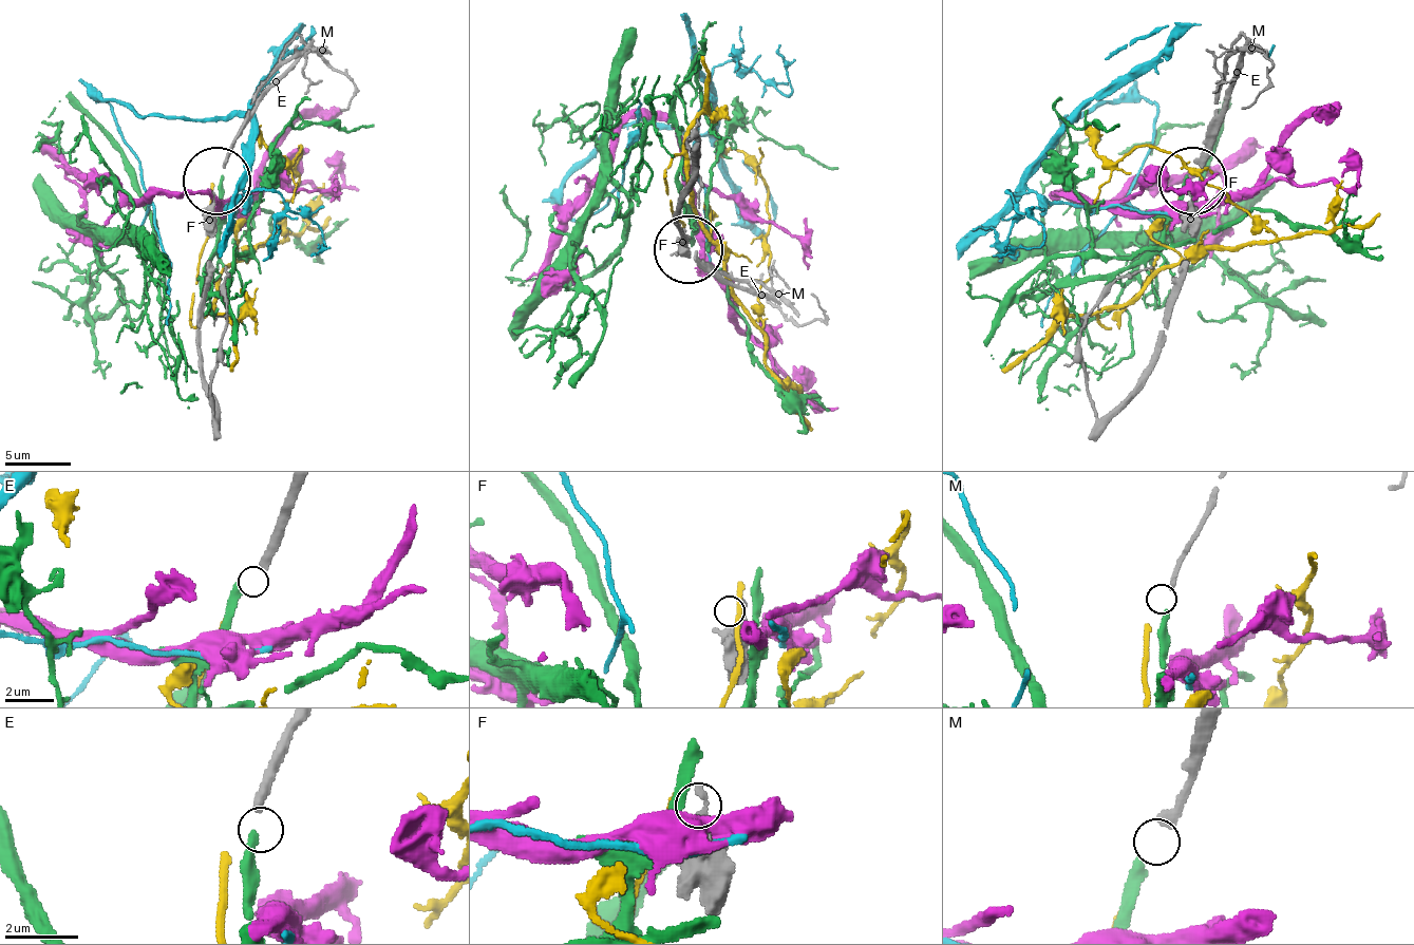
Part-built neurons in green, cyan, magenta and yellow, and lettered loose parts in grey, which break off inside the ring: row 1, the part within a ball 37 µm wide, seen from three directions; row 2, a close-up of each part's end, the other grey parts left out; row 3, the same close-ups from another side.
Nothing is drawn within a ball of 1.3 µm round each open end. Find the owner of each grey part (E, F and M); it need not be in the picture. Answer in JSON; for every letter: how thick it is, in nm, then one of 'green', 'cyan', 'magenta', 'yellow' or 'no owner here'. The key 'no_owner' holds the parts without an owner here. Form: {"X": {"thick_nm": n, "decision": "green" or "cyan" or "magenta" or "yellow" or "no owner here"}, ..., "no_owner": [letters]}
{"E": {"thick_nm": 280, "decision": "no owner here"}, "F": {"thick_nm": 360, "decision": "no owner here"}, "M": {"thick_nm": 240, "decision": "green"}, "no_owner": ["E", "F"]}

